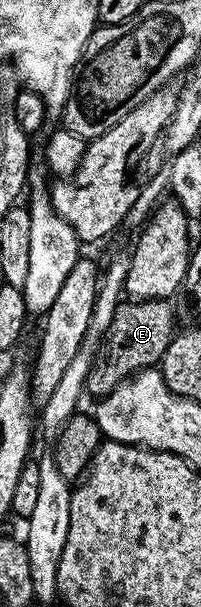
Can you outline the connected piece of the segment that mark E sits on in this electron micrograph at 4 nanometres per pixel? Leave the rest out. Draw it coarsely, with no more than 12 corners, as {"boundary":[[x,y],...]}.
{"boundary":[[165,299],[119,304],[92,358],[88,396],[162,360],[177,331]]}

